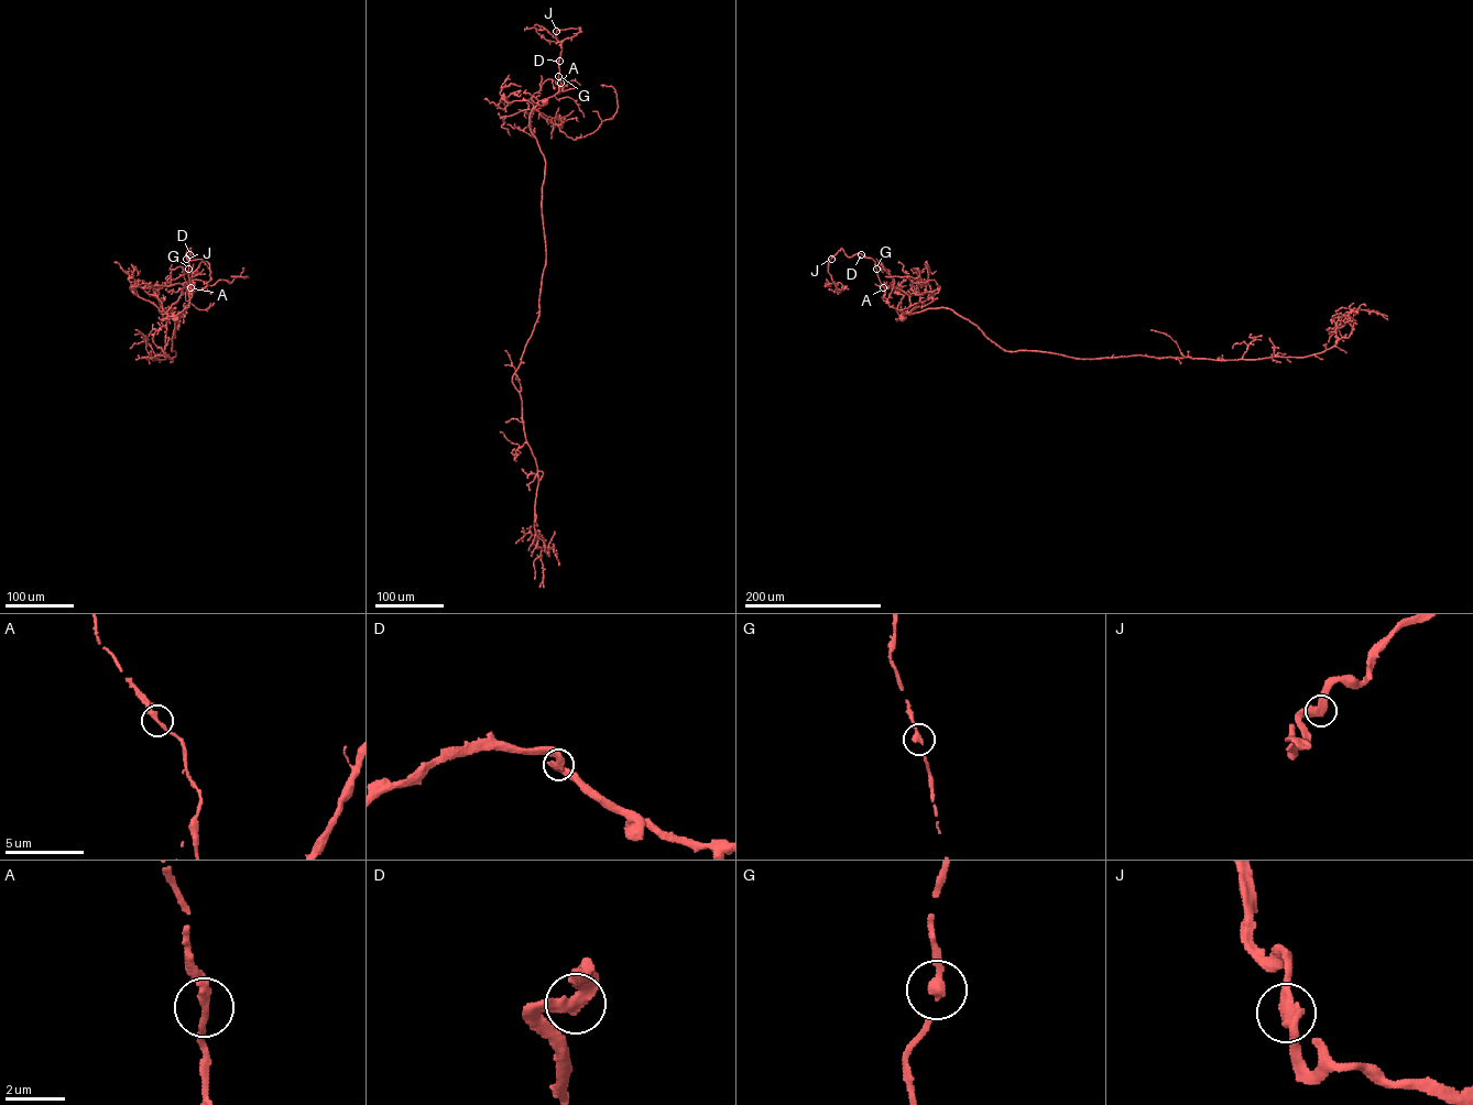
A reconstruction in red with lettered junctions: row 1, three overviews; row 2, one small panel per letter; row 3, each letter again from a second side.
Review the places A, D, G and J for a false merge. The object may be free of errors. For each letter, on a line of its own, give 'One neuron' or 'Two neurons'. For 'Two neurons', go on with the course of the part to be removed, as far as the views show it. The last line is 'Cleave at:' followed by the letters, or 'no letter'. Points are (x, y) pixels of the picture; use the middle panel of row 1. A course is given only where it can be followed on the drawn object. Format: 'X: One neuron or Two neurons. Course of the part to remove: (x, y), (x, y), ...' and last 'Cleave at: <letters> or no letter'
A: One neuron
D: One neuron
G: One neuron
J: One neuron
Cleave at: no letter

